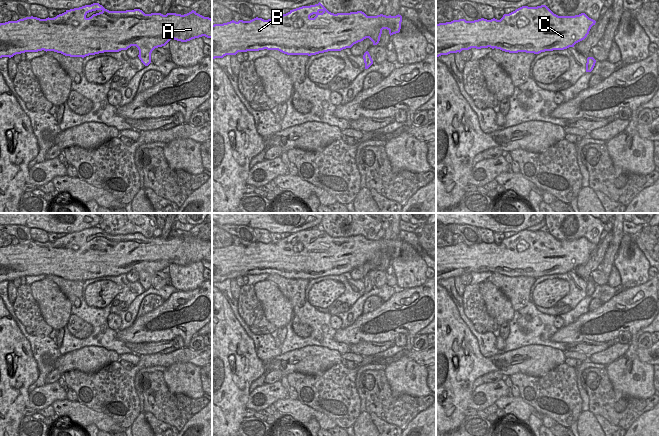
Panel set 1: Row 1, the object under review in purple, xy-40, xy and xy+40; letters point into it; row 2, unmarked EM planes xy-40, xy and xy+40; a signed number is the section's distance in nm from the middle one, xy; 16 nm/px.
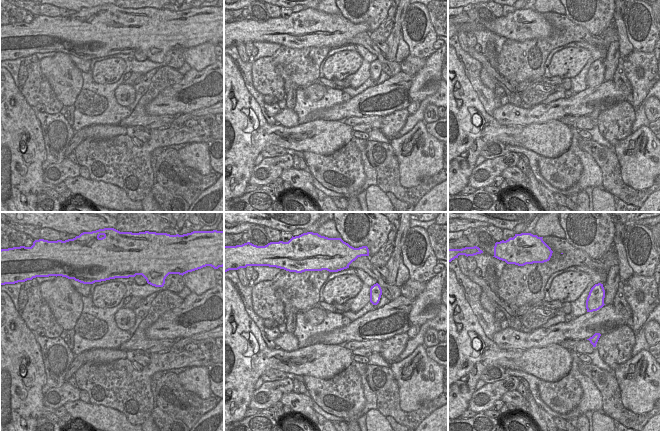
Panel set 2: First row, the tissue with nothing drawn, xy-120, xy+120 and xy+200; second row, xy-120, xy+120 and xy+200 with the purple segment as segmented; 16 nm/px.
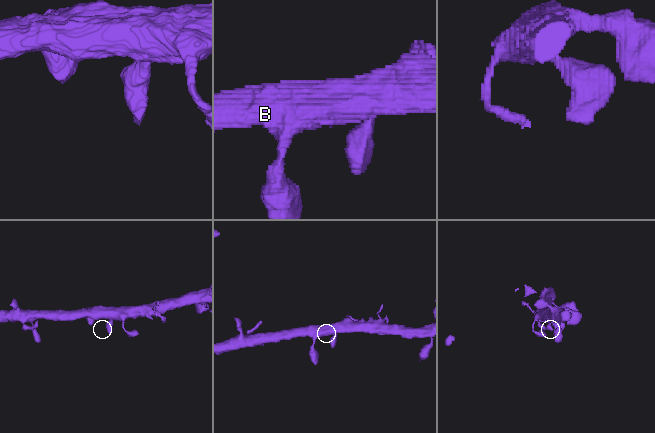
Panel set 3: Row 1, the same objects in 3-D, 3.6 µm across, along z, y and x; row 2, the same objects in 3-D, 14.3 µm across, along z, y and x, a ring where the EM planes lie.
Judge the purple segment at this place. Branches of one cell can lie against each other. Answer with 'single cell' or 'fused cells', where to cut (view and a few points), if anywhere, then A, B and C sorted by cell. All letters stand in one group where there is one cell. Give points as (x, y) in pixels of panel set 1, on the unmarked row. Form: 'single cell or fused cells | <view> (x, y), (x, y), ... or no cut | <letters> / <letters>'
single cell | no cut | A B C

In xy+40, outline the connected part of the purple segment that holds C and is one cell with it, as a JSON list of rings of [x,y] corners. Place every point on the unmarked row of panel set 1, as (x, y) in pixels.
[[[546,229],[537,231],[522,230],[504,238],[500,244],[484,242],[466,245],[465,243],[436,248],[436,282],[441,279],[461,276],[471,272],[496,272],[509,277],[534,277],[564,274],[584,264],[596,245],[585,237],[575,240],[558,240]]]

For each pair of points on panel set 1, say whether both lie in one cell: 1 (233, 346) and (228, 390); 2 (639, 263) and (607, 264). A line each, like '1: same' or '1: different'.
1: same
2: different

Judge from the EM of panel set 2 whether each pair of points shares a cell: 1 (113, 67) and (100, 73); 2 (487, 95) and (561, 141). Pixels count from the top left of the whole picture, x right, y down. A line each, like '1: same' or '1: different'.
1: same
2: different

